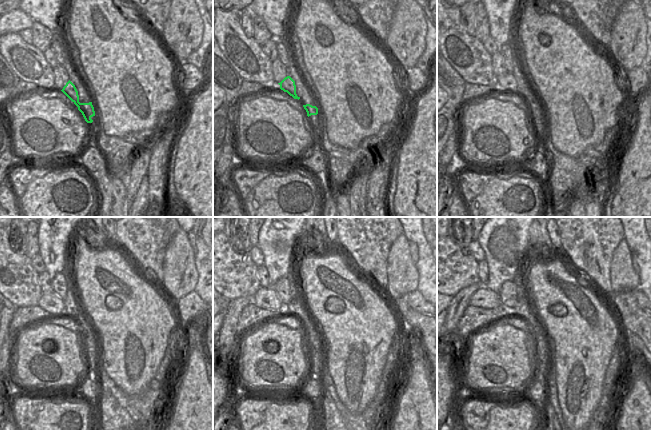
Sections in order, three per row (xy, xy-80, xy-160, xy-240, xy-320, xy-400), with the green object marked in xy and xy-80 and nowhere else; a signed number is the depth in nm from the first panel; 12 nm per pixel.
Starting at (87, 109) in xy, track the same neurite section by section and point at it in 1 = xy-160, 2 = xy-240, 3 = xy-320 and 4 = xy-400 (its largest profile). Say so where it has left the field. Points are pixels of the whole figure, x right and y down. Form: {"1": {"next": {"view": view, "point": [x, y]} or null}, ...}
{"1": {"next": {"view": "xy-160", "point": [506, 82]}}, "2": {"next": {"view": "xy-240", "point": [51, 303]}}, "3": {"next": {"view": "xy-320", "point": [266, 298]}}, "4": {"next": {"view": "xy-400", "point": [485, 298]}}}

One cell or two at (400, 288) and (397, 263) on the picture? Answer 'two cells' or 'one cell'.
one cell

